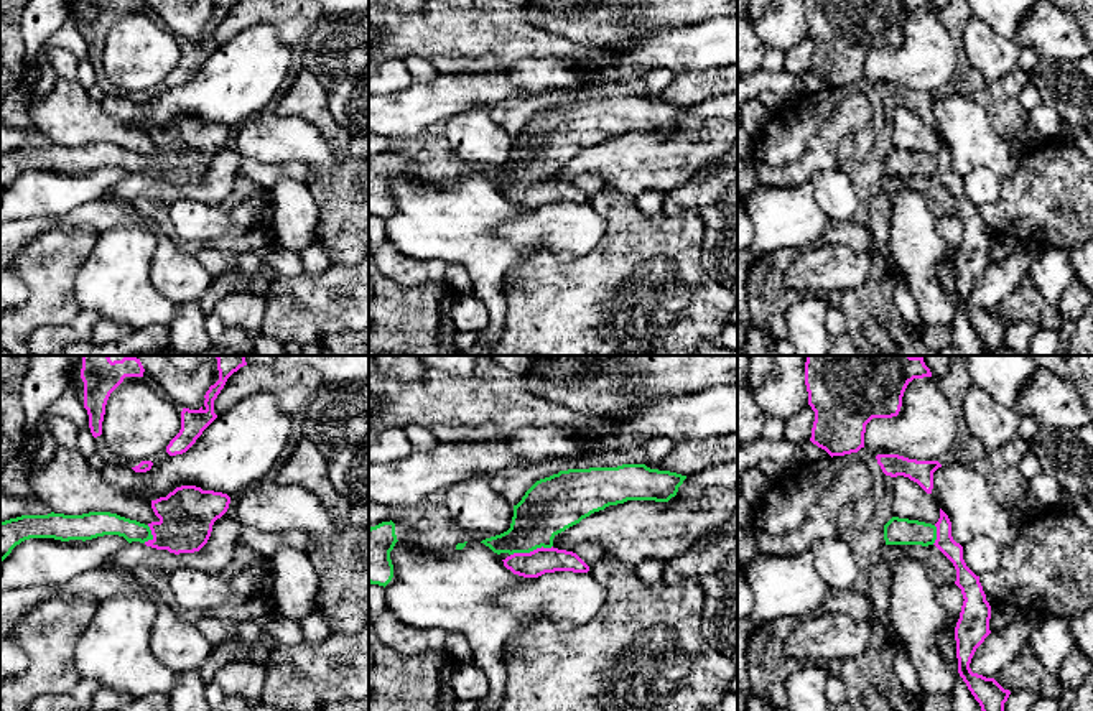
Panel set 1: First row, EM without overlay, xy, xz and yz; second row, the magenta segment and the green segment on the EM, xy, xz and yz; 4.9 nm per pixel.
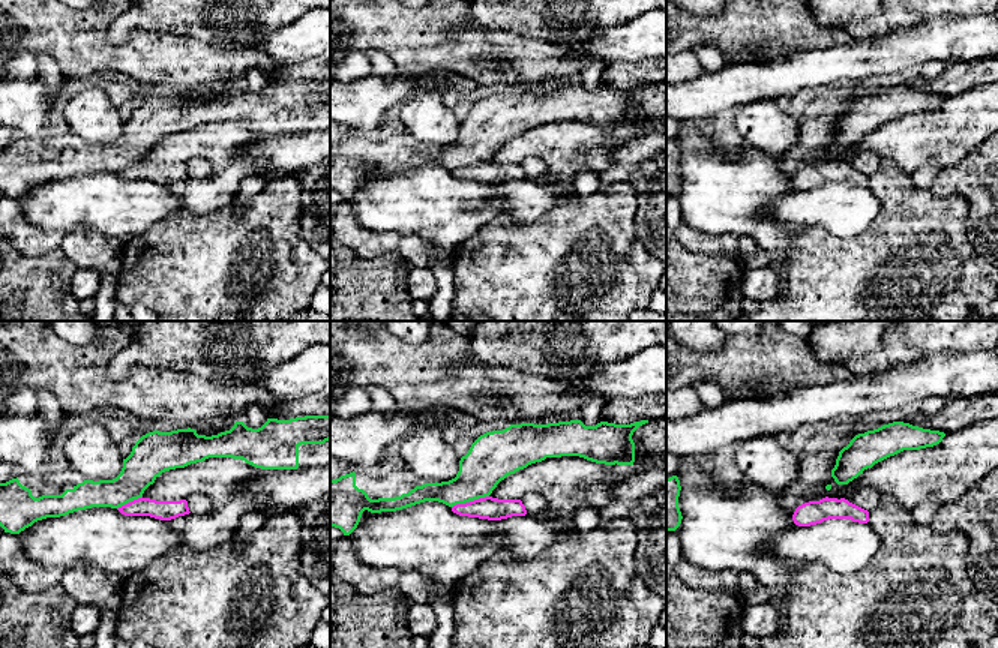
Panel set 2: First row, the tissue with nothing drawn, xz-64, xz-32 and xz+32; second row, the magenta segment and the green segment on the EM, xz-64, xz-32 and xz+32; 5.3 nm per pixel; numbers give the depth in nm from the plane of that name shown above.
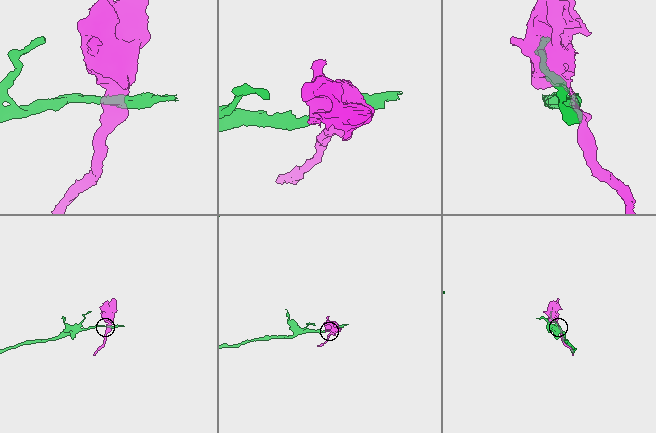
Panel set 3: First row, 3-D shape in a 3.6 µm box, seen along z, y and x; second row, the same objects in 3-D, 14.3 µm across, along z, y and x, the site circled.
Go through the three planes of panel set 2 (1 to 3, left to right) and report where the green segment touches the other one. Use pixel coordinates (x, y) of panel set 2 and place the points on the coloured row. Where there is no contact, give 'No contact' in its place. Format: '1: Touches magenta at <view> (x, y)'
1: Touches magenta at xz-64 (131, 501)
2: Touches magenta at xz-32 (470, 501)
3: No contact

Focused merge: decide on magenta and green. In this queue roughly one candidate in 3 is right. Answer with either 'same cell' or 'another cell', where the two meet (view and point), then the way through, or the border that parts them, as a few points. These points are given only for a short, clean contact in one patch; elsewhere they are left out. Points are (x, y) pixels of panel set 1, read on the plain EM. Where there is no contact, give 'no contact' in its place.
another cell | xz (530, 183) | along xz (552, 176), (511, 186)

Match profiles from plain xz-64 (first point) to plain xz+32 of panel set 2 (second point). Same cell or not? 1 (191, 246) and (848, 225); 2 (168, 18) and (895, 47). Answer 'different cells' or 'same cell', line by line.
1: different cells
2: different cells

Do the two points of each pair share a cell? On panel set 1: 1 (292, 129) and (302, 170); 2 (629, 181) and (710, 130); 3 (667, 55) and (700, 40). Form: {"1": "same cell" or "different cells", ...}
{"1": "different cells", "2": "same cell", "3": "same cell"}

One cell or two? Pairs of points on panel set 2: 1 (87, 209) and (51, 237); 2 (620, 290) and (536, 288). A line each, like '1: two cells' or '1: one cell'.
1: two cells
2: one cell

